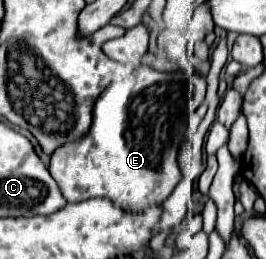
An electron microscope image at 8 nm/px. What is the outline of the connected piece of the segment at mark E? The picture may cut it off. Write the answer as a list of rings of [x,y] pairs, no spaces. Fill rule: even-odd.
[[[136,65],[128,73],[116,77],[96,99],[88,135],[76,143],[58,147],[58,151],[52,153],[48,171],[56,179],[66,201],[80,203],[86,199],[104,197],[116,203],[120,209],[134,213],[142,213],[152,205],[162,205],[182,179],[182,169],[178,163],[180,145],[188,129],[188,117],[200,107],[204,97],[206,77],[194,67],[166,73],[156,71],[148,65]]]

